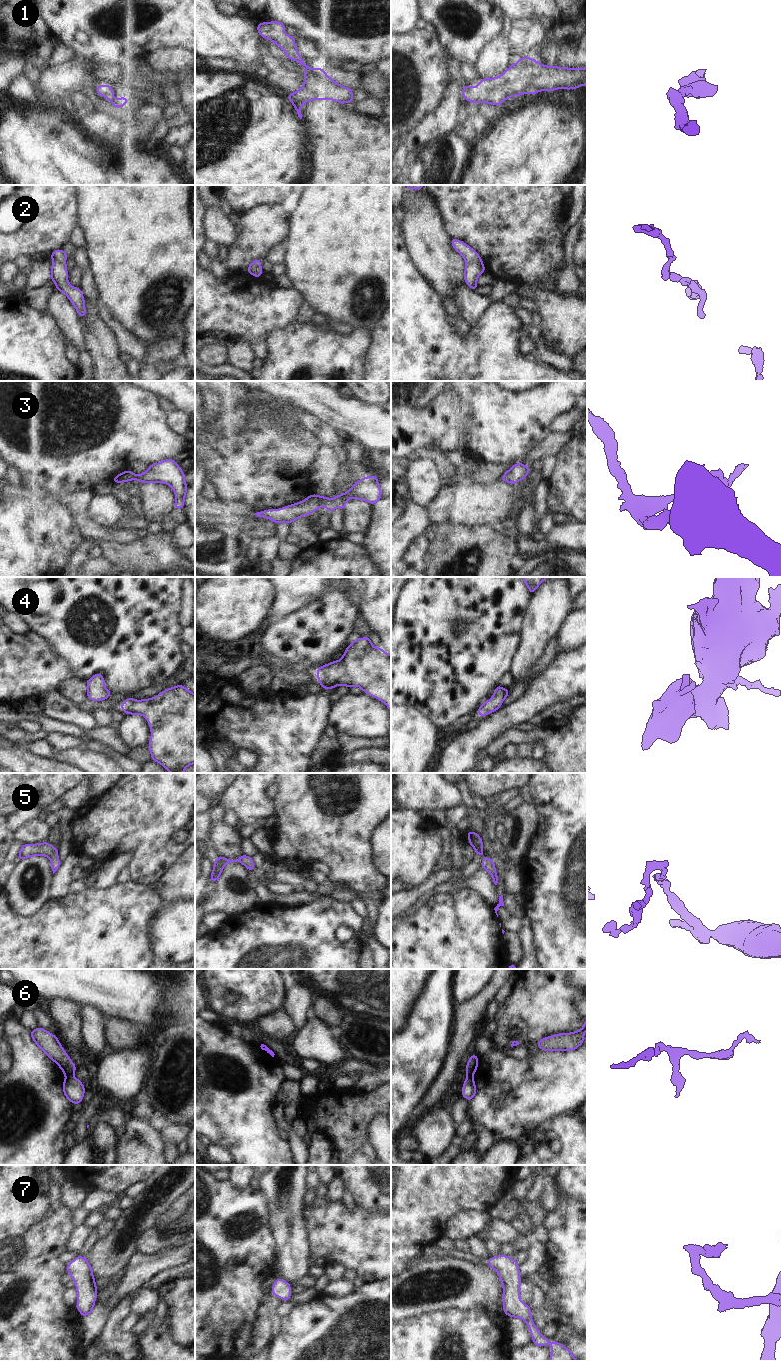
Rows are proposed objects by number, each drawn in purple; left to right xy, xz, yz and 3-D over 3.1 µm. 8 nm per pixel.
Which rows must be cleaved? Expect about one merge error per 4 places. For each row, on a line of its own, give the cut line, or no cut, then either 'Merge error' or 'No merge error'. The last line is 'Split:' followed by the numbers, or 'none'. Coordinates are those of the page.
1: No split. No merge error
2: No split. No merge error
3: No split. No merge error
4: No split. No merge error
5: No split. No merge error
6: Split along xy (71, 1074), (66, 1077). Merge error
7: No split. No merge error
Split: 6

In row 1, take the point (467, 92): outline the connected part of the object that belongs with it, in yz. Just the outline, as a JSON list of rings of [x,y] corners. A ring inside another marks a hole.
[[[522,56],[501,75],[481,79],[475,89],[471,85],[463,87],[461,95],[472,104],[498,106],[507,98],[521,96],[525,92],[532,96],[538,91],[571,90],[583,85],[587,85],[587,67],[550,67]]]

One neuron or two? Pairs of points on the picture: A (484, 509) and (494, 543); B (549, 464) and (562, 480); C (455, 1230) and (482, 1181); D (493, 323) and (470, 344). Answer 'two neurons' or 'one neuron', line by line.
A: two neurons
B: two neurons
C: two neurons
D: one neuron

